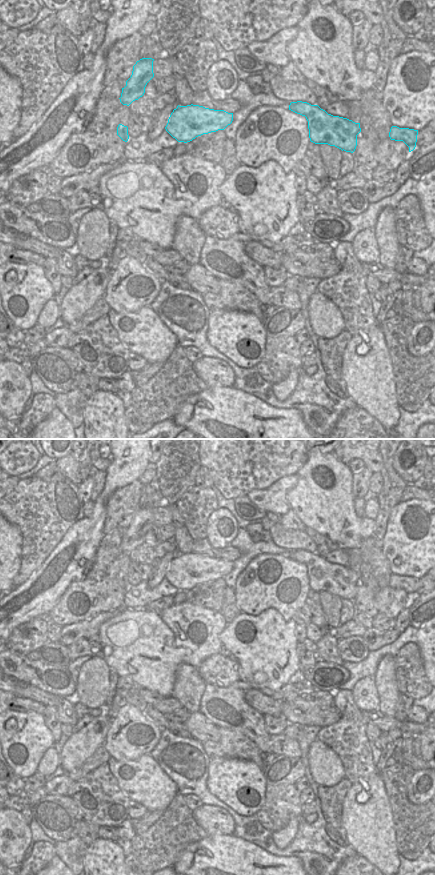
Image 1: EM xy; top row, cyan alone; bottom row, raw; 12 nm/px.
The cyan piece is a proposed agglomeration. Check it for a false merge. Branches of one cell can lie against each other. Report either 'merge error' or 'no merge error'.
no merge error

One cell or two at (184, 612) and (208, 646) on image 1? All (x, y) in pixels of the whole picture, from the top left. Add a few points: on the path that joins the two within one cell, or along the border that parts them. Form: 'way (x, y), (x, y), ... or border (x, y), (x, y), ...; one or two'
way (194, 620), (200, 622), (200, 634), (202, 636); one

